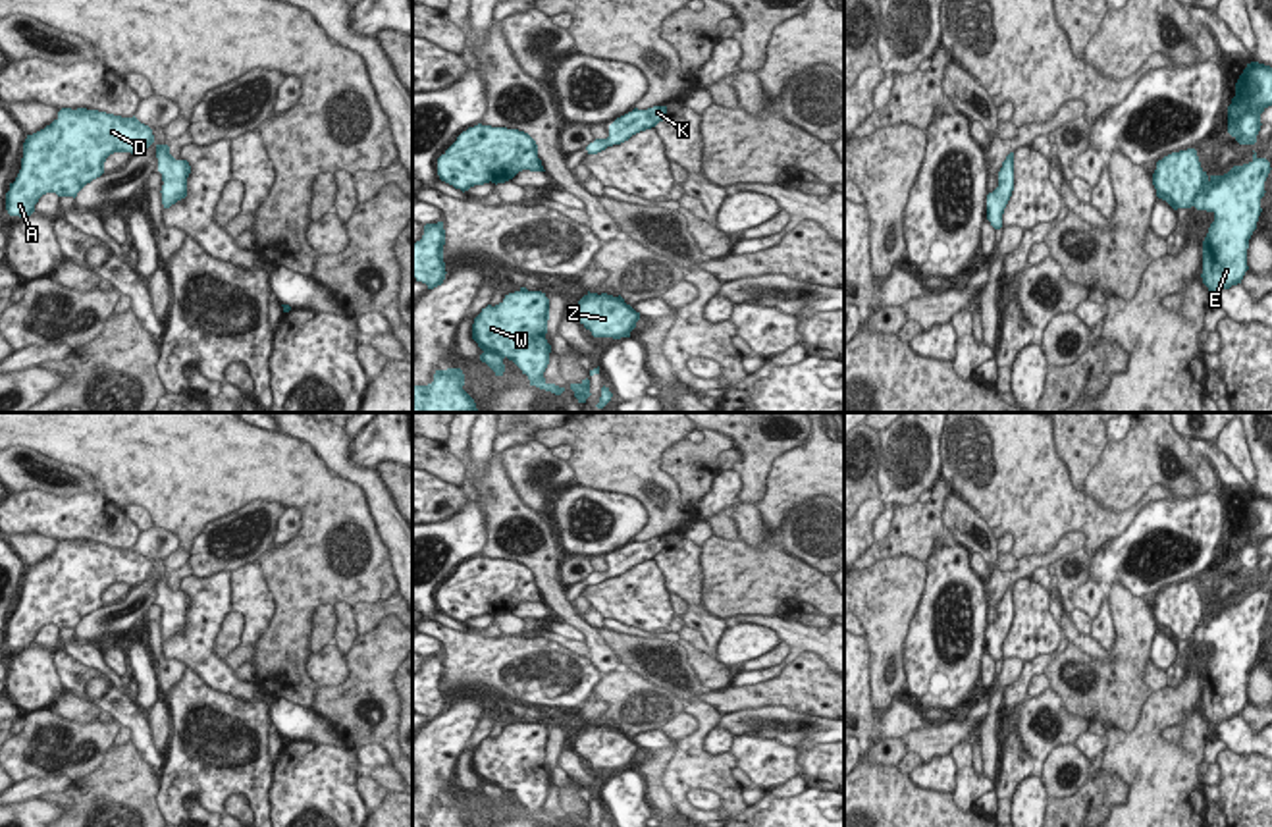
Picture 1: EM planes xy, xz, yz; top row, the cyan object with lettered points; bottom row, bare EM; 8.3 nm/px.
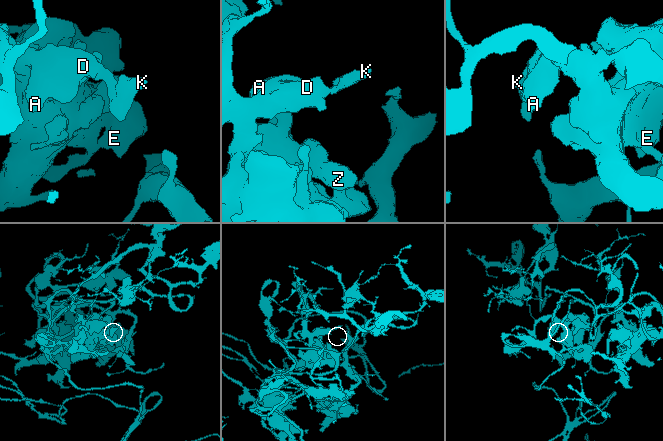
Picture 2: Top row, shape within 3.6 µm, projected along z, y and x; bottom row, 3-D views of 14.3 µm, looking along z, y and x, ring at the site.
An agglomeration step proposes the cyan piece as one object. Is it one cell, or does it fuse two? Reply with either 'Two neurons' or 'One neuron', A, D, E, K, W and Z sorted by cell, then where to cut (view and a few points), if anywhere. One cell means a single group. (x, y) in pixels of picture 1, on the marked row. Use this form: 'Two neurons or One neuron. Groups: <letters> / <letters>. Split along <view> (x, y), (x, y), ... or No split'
One neuron. Groups: A D E K W Z. No split.

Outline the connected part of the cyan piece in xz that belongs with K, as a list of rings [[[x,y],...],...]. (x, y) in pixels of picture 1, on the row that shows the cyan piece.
[[[653,106],[648,110],[634,108],[632,112],[617,118],[609,125],[607,139],[596,139],[586,147],[588,154],[597,154],[607,147],[621,145],[628,141],[632,135],[655,127],[659,121],[667,118],[667,106]]]

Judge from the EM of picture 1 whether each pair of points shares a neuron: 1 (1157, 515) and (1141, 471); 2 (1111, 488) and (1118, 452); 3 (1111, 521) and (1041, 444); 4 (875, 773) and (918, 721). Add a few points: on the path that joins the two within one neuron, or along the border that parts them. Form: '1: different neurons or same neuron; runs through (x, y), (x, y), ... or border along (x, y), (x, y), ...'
1: different neurons; border along (1215, 490), (1170, 498)
2: same neuron; runs through (1118, 479), (1118, 461)
3: same neuron; runs through (1087, 515), (1041, 467)
4: different neurons; border along (885, 737), (872, 735), (864, 743)

